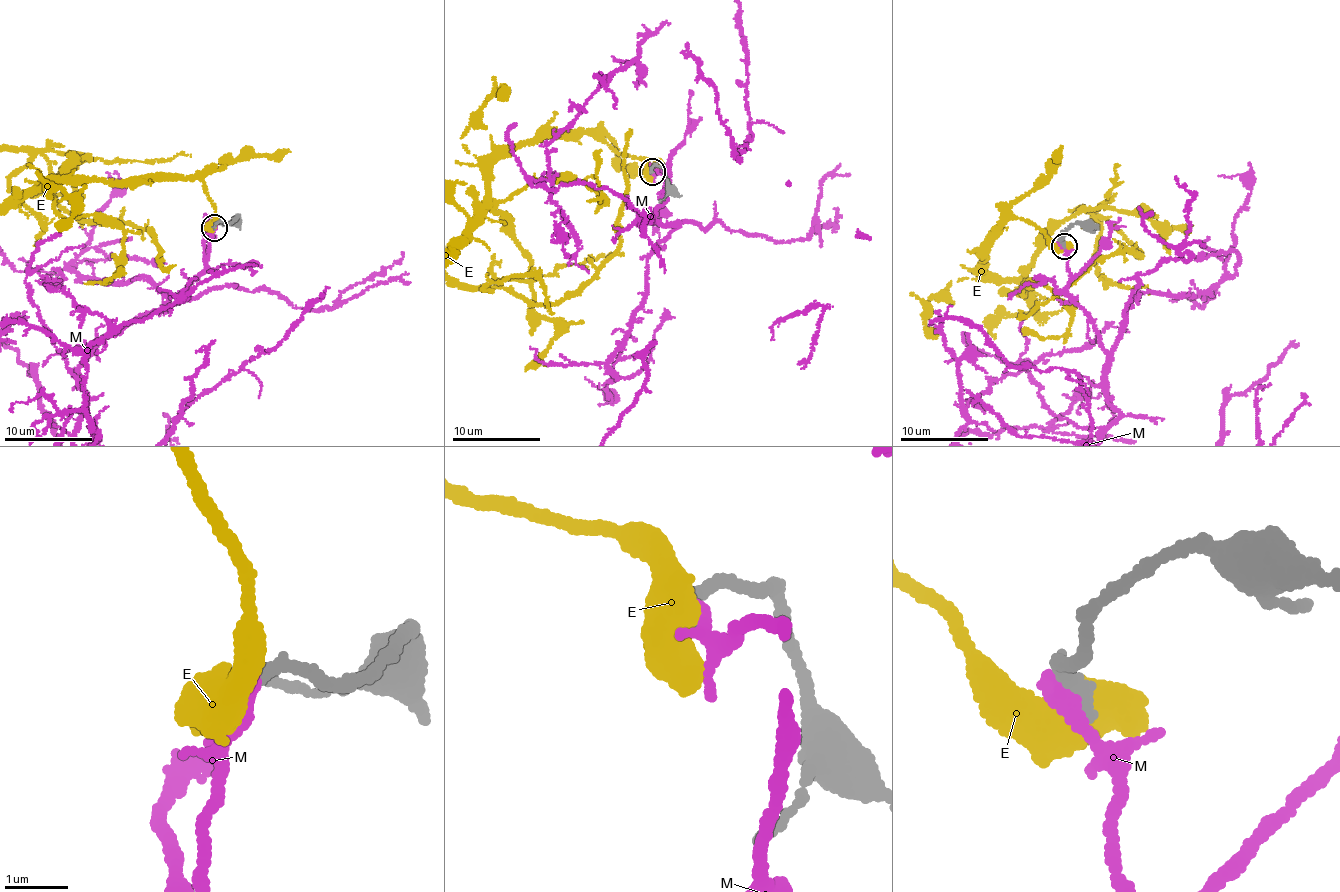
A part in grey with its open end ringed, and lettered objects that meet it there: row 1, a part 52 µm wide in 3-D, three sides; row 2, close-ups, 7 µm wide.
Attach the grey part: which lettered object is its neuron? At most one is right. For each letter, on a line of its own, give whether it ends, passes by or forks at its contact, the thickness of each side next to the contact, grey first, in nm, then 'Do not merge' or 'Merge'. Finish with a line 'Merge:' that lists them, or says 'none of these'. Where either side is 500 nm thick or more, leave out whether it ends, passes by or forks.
E: Thickness 240 nm (grey) against 850 nm. Do not merge
M: It ends there. Thickness 260 nm (grey) against 280 nm. Do not merge
Merge: none of these

